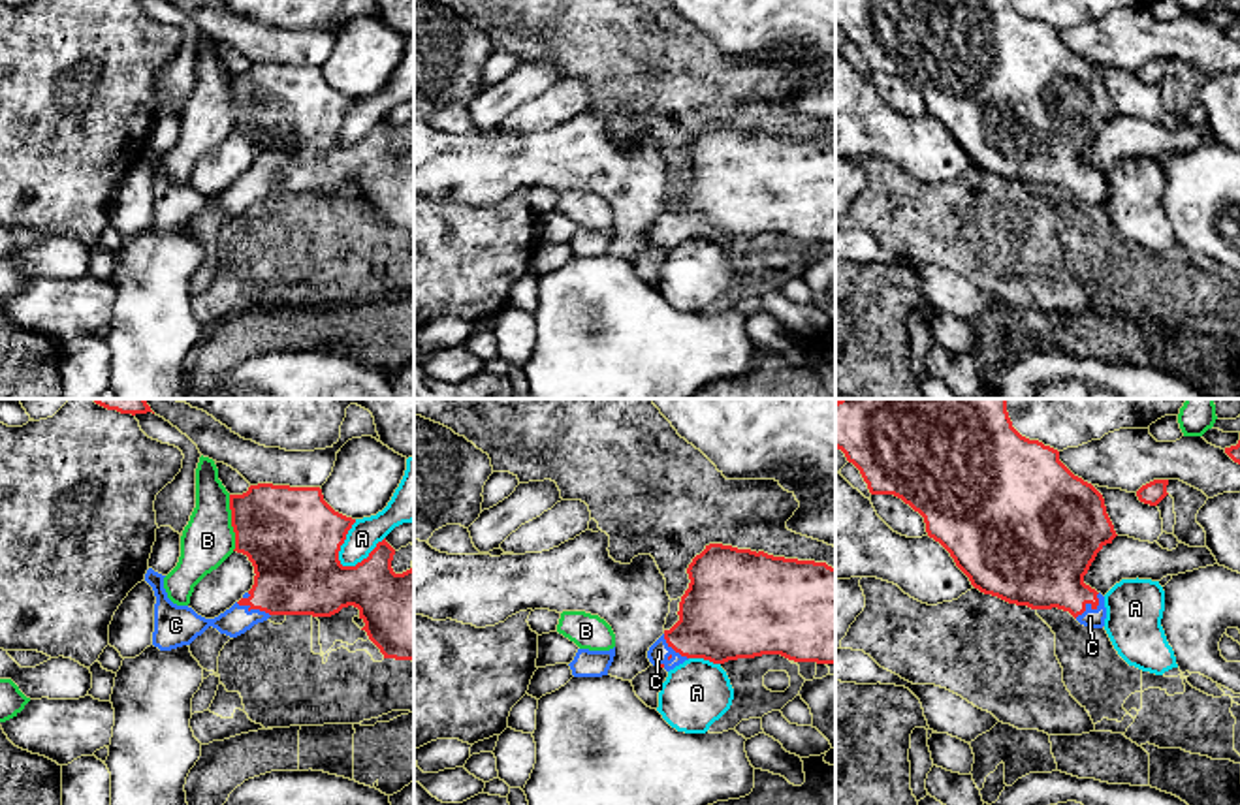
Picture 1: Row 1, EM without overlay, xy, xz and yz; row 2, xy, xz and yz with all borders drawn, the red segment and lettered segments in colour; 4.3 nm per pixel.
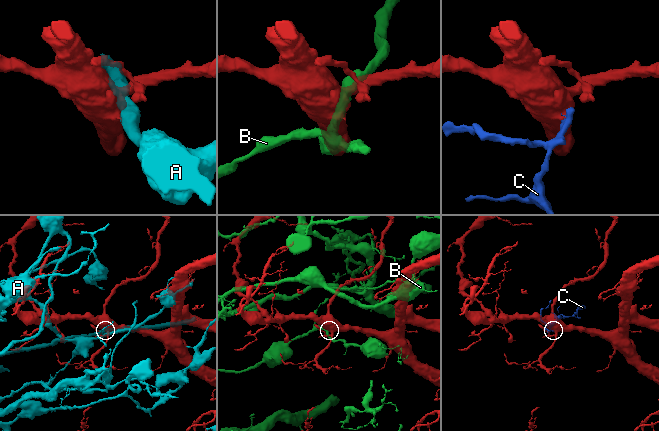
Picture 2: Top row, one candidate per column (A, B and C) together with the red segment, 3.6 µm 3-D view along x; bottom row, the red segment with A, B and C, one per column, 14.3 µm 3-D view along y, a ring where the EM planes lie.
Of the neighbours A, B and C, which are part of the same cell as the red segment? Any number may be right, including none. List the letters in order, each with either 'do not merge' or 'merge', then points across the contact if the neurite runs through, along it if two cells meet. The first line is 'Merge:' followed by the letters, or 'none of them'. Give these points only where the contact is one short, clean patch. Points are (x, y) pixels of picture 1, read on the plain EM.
Merge: none of them
A: do not merge
B: do not merge
C: do not merge; border yz (1099, 172), (1097, 183), (1094, 187), (1088, 183), (1075, 196)

